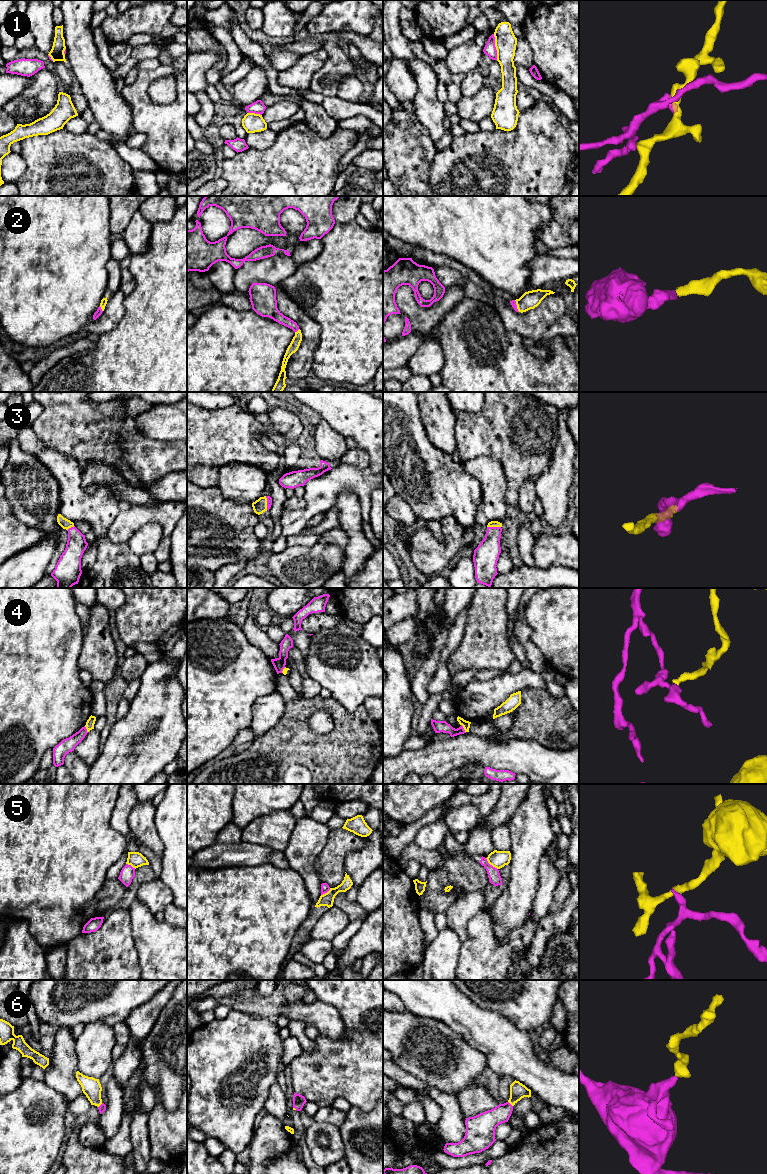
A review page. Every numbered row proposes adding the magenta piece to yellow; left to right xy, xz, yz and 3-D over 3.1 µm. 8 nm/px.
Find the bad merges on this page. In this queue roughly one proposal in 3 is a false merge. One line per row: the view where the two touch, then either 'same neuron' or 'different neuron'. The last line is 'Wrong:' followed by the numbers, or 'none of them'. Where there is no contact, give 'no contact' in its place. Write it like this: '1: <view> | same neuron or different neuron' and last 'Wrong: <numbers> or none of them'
1: yz | different neuron
2: xy | same neuron
3: xz | same neuron
4: yz | different neuron
5: yz | different neuron
6: yz | same neuron
Wrong: 1, 4, 5

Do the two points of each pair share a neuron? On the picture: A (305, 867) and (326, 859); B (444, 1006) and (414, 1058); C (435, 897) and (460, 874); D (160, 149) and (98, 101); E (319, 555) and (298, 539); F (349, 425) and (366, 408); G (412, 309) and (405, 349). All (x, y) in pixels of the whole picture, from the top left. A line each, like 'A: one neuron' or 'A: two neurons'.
A: two neurons
B: two neurons
C: one neuron
D: two neurons
E: two neurons
F: one neuron
G: two neurons

